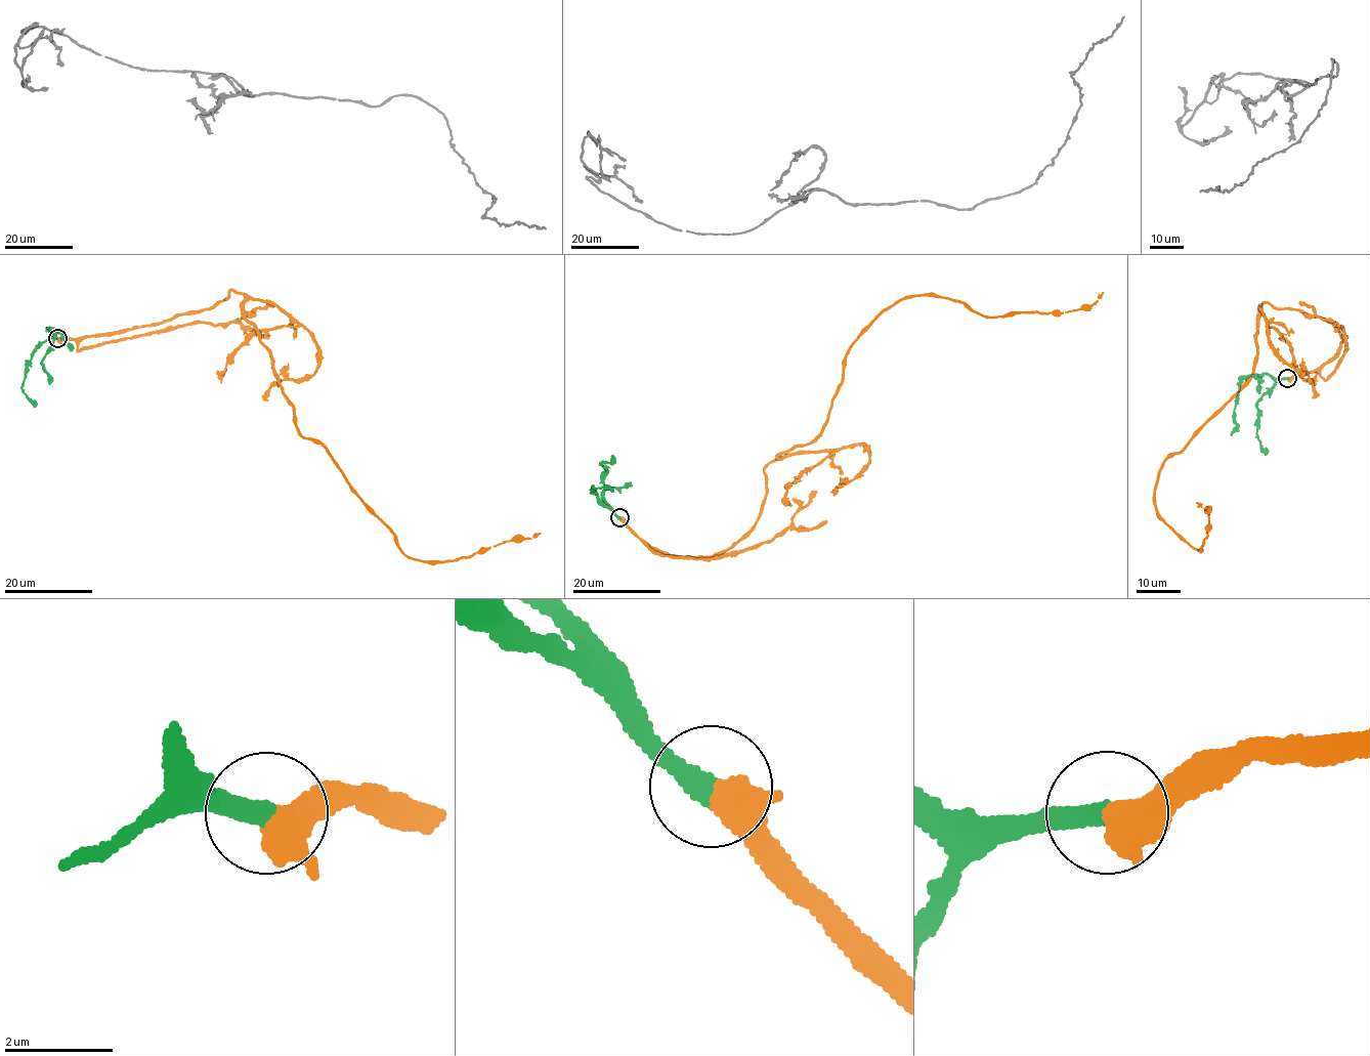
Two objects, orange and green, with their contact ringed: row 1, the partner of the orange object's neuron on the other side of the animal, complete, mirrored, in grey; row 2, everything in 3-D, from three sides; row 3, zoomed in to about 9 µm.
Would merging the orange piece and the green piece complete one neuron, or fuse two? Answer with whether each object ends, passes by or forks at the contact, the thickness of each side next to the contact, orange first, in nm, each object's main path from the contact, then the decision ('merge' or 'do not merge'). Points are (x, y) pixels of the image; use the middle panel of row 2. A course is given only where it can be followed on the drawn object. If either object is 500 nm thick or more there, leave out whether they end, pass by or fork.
orange passes by | green ends | 420/380 nm | orange via (619, 517), (668, 554), (732, 548), (766, 467), (821, 433), (849, 348), (903, 298), (1011, 315), (1103, 293) | green via (619, 517), (604, 500), (603, 479), (607, 469), (601, 464), (612, 460), (612, 455) | merge

